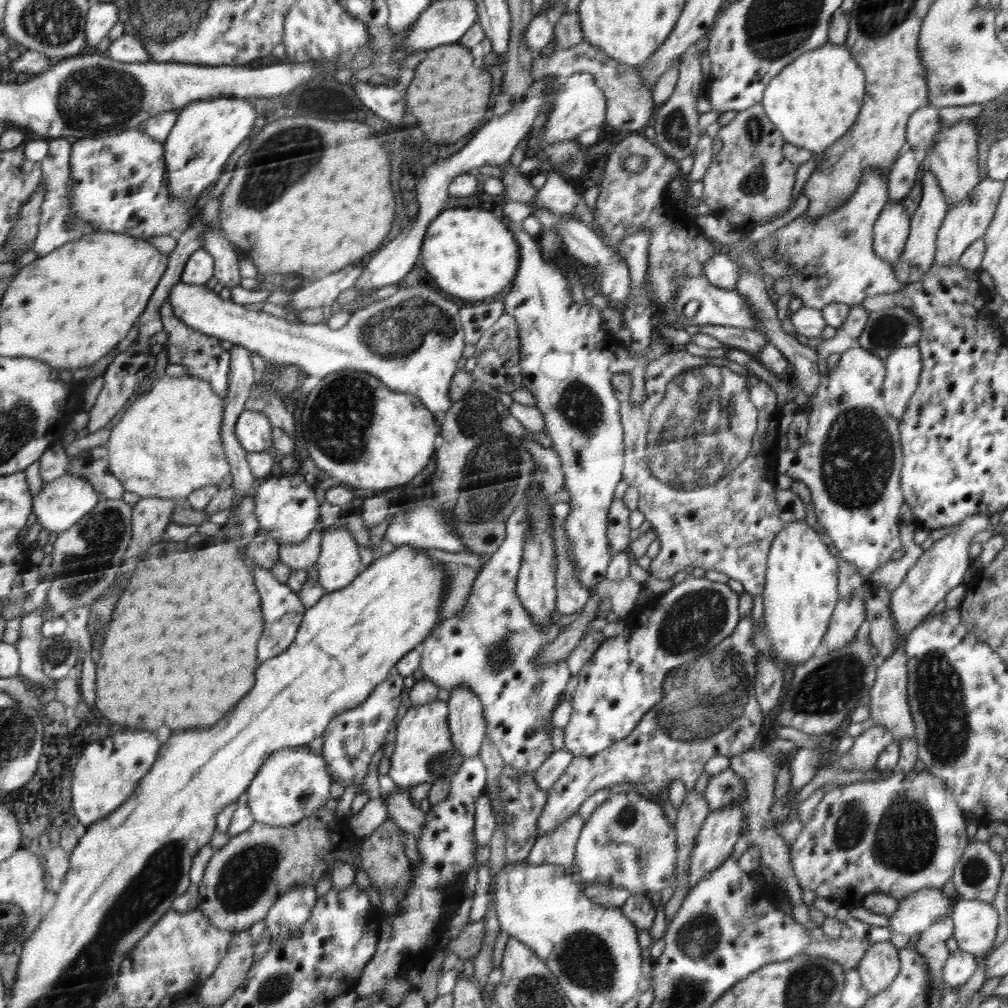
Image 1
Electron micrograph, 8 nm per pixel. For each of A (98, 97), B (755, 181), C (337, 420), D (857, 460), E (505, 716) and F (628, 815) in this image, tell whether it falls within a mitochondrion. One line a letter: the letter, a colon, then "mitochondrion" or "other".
A: mitochondrion
B: mitochondrion
C: mitochondrion
D: mitochondrion
E: other
F: mitochondrion

